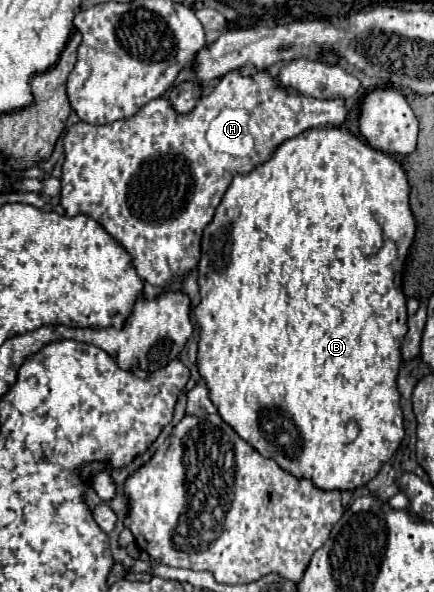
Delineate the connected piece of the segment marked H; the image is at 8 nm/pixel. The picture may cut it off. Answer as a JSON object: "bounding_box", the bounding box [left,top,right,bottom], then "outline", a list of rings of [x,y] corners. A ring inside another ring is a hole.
{"bounding_box":[60,72,348,288],"outline":[[[230,72],[224,78],[220,78],[216,88],[208,96],[204,96],[198,102],[198,106],[188,114],[178,114],[172,110],[172,106],[166,98],[156,98],[156,100],[150,100],[148,104],[144,104],[138,110],[138,114],[134,114],[132,118],[126,118],[126,120],[116,120],[112,124],[102,124],[102,126],[94,126],[94,124],[86,124],[86,122],[78,122],[78,124],[70,126],[64,136],[66,160],[62,164],[62,194],[60,194],[62,206],[68,216],[76,216],[78,212],[82,212],[86,216],[92,216],[96,222],[100,222],[106,228],[106,232],[110,236],[114,236],[132,254],[138,276],[148,282],[154,282],[154,286],[164,288],[176,280],[182,282],[184,276],[198,266],[202,230],[212,220],[214,210],[220,204],[220,198],[224,196],[226,188],[230,186],[230,180],[234,178],[234,174],[248,174],[252,168],[266,162],[272,156],[272,152],[278,148],[278,144],[282,144],[284,140],[294,138],[294,136],[302,134],[304,130],[316,128],[316,126],[328,126],[328,124],[340,126],[346,120],[346,116],[348,116],[348,108],[342,98],[320,100],[320,98],[310,98],[310,96],[300,96],[300,94],[286,94],[286,90],[282,90],[268,72],[258,72],[254,76],[242,76],[238,72]]]}

